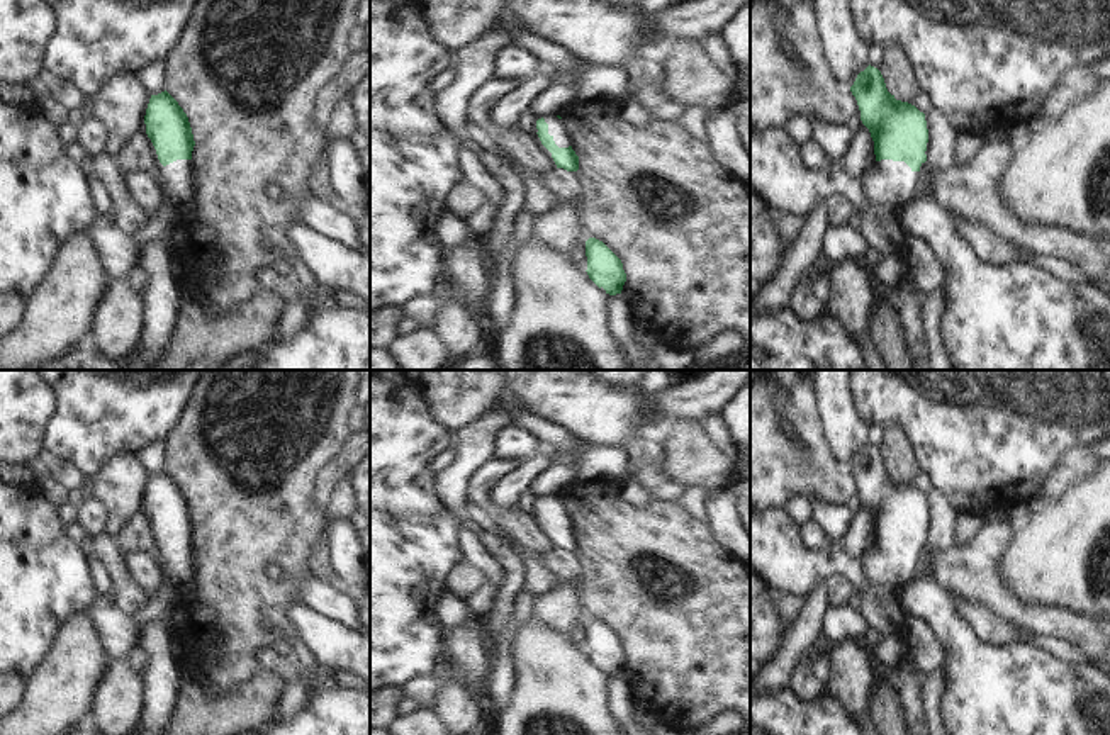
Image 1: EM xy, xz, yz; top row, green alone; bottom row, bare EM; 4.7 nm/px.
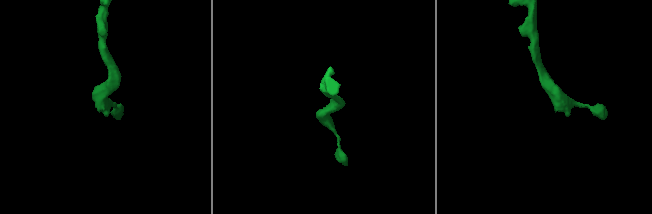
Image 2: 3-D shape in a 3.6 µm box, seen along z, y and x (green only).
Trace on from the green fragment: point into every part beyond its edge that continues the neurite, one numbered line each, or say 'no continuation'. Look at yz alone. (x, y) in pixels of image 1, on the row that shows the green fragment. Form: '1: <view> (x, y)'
1: yz (888, 182).

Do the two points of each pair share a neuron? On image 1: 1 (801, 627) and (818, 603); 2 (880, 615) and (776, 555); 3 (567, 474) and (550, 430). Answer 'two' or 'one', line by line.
1: one
2: one
3: two

